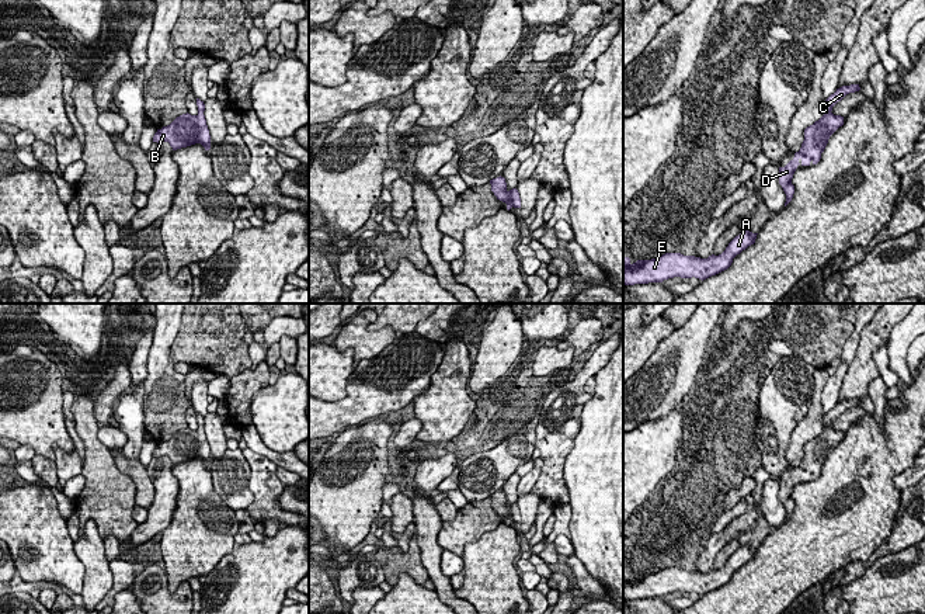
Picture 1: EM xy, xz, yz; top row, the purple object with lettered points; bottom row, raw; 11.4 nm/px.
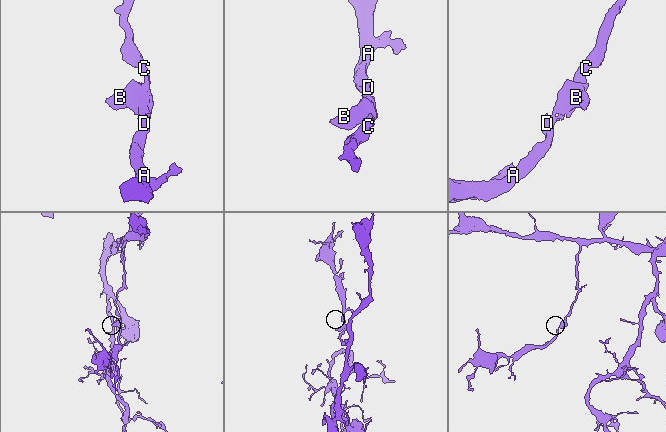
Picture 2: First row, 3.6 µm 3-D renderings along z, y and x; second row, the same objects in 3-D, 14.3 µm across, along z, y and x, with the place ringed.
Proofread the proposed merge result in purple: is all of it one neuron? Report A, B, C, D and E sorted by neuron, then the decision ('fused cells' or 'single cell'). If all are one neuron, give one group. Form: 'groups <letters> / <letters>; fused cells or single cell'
groups A B C D E; single cell

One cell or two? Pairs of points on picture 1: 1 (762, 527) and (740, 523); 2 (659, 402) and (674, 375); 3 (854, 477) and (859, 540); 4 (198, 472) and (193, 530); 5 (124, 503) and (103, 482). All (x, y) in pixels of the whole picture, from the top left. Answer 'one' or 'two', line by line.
1: two
2: one
3: one
4: one
5: one

